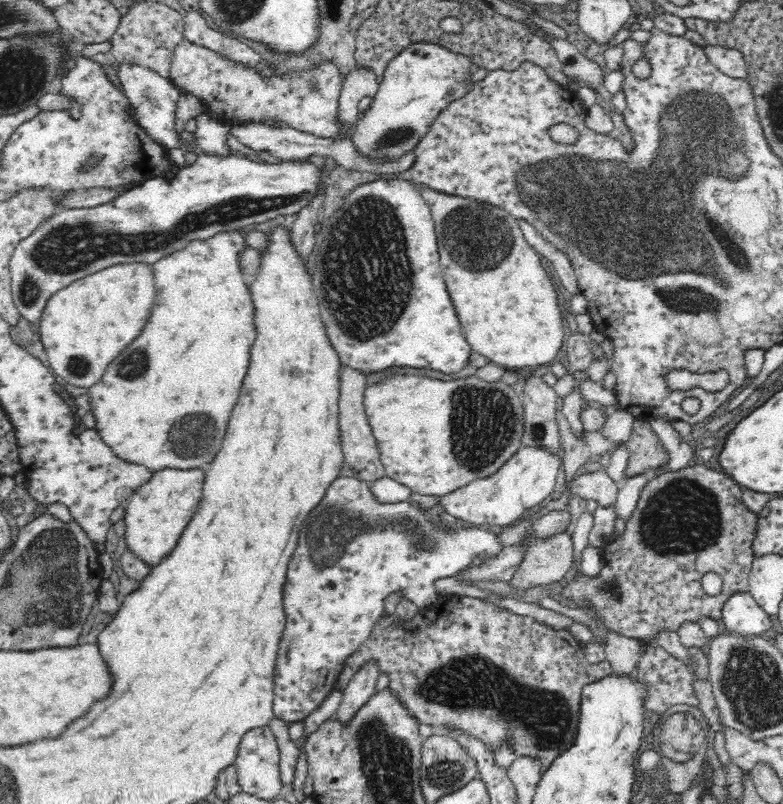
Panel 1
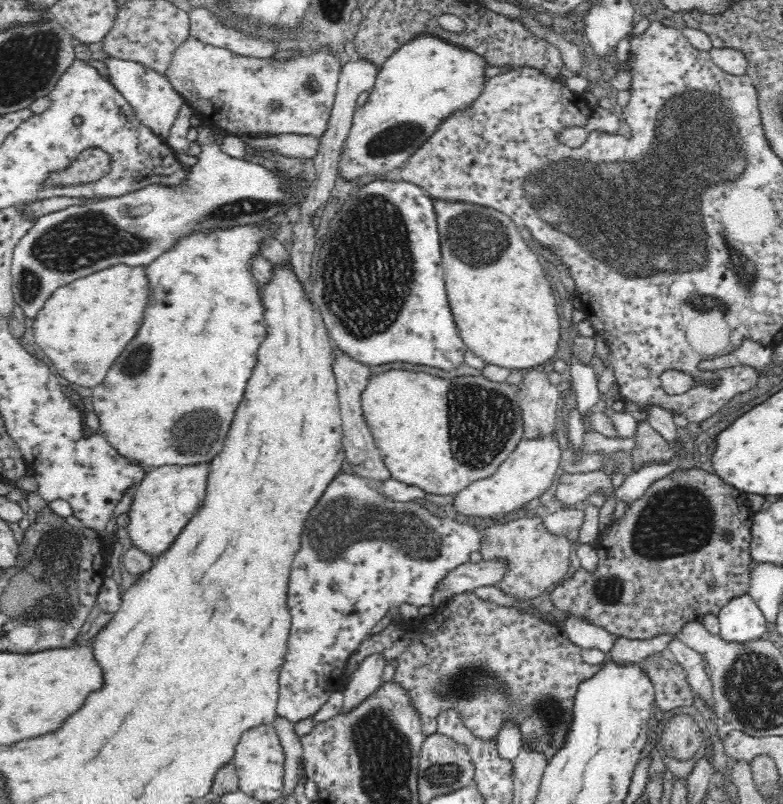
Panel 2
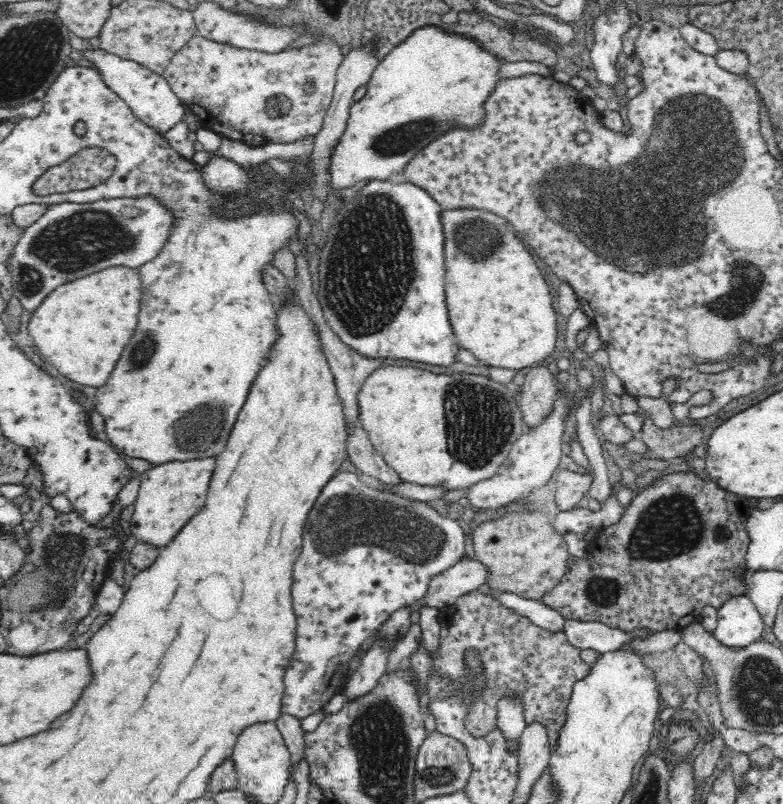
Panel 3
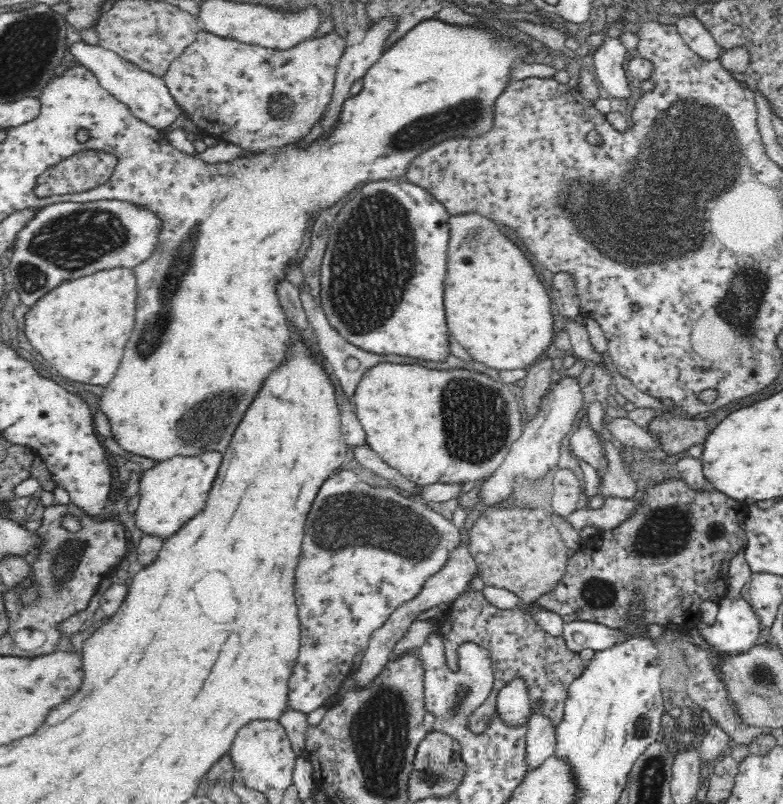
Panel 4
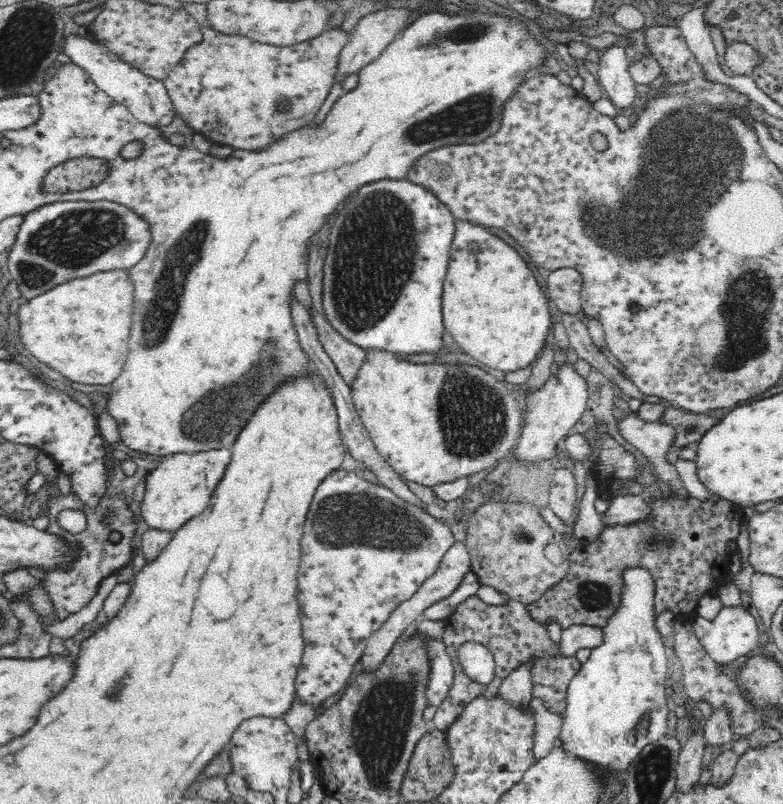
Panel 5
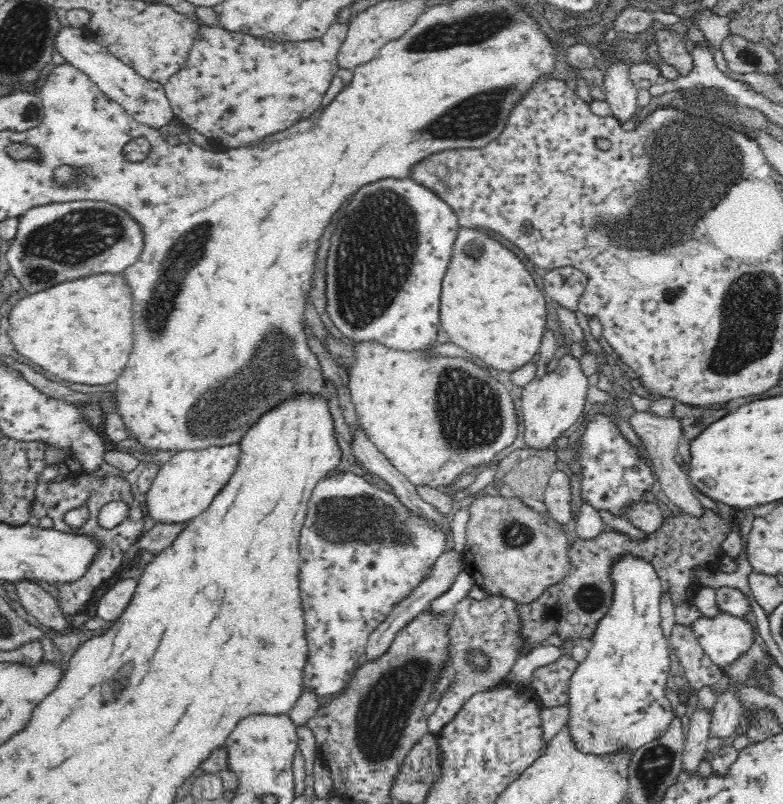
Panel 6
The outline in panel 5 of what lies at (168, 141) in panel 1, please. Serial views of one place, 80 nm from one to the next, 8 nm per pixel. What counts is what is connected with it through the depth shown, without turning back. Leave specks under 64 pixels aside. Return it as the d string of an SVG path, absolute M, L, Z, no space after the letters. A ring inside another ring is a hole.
M66 34L63 38L61 50L64 56L83 68L100 90L110 95L115 102L126 106L136 120L156 128L172 123L176 112L163 81L142 74L135 66L124 62L108 47L95 40L90 41L80 34Z

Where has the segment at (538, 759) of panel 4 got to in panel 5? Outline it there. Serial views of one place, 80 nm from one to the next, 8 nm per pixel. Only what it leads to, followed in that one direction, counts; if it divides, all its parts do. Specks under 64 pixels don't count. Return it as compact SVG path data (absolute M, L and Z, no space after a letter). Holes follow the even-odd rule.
M532 698L529 708L536 718L535 756L546 756L553 747L563 728L563 713L548 710L540 699Z

